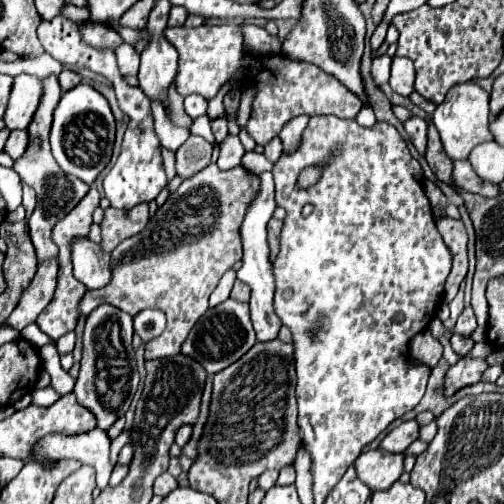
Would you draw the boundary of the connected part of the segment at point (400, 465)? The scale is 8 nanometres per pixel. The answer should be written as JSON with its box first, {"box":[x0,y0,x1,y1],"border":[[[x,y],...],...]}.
{"box":[356,450,404,490],"border":[[[386,450],[362,452],[356,462],[358,478],[372,490],[388,490],[404,472],[404,454],[392,454]]]}

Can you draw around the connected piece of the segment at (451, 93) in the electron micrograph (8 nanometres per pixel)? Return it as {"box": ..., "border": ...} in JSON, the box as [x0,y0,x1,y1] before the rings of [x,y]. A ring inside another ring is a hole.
{"box":[432,82,492,160],"border":[[[464,82],[452,86],[452,90],[448,90],[446,94],[446,100],[432,114],[432,122],[440,132],[444,150],[452,160],[464,160],[468,158],[474,146],[492,140],[492,132],[488,130],[488,122],[490,122],[488,102],[490,102],[490,94],[486,90],[482,90],[476,82]]]}

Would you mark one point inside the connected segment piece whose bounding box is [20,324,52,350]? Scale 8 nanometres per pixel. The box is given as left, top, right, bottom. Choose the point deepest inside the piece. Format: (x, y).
(32, 333)

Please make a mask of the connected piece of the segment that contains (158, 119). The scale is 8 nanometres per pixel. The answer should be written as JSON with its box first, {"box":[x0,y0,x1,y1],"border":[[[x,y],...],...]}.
{"box":[151,100,190,152],"border":[[[157,100],[151,102],[156,134],[164,148],[168,148],[170,152],[176,152],[180,148],[180,144],[190,136],[190,132],[188,132],[188,128],[182,128],[176,126],[176,124],[172,124],[166,118],[166,112],[160,106],[162,104]]]}

